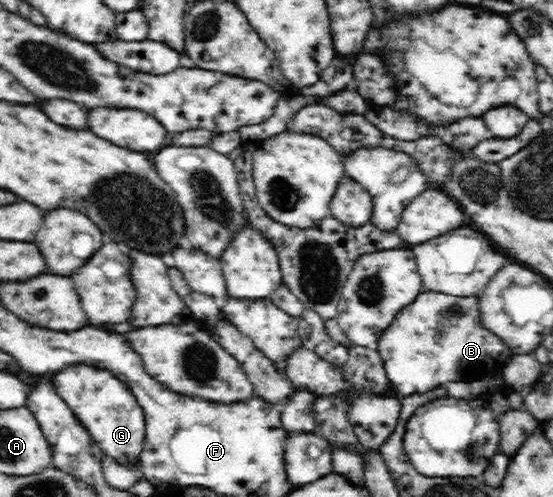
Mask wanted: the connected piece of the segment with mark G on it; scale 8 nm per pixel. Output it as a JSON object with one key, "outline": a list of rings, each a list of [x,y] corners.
{"outline":[[[86,365],[66,367],[54,377],[54,383],[60,387],[58,394],[64,395],[62,398],[76,411],[76,416],[84,422],[106,455],[116,456],[120,462],[138,459],[145,440],[145,417],[140,404],[125,383],[118,381],[108,371]]]}

